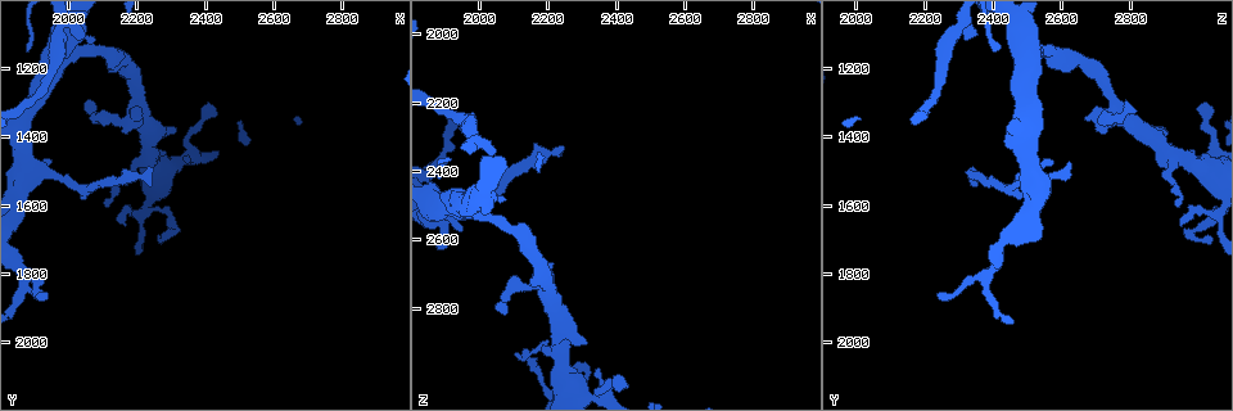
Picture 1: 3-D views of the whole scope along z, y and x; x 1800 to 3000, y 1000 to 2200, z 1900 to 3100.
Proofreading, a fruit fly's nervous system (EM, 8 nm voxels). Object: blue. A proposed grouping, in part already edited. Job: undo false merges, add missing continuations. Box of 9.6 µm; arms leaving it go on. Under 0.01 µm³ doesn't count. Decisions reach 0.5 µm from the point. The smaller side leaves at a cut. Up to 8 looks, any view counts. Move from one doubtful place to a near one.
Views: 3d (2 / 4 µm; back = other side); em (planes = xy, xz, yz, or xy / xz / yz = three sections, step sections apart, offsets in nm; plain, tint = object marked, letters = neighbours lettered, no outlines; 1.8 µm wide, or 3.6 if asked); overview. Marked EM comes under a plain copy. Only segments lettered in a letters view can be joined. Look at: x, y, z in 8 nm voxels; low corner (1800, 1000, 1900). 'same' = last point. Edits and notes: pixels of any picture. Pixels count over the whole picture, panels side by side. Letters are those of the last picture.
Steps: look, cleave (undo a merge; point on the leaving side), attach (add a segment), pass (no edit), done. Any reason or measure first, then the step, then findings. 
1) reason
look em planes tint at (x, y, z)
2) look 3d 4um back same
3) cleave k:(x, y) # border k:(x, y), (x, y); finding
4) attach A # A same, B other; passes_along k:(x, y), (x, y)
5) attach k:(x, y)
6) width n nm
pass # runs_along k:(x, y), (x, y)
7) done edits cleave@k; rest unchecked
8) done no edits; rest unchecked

stops while still wide
look 3d 2um at (2210, 1350, 2660)

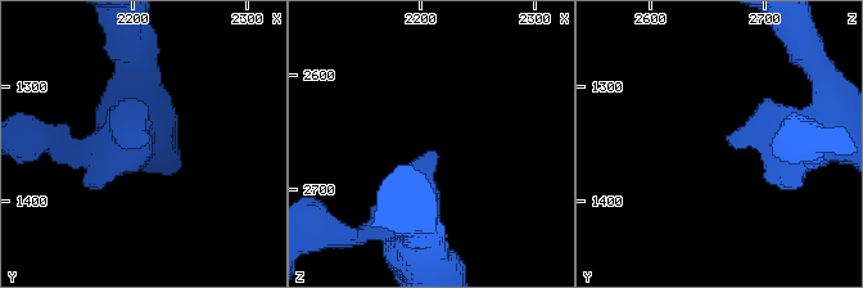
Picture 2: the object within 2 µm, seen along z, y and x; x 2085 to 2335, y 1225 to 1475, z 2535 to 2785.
need the tissue
look em xz step 4 letters at (2212, 1344, 2664)

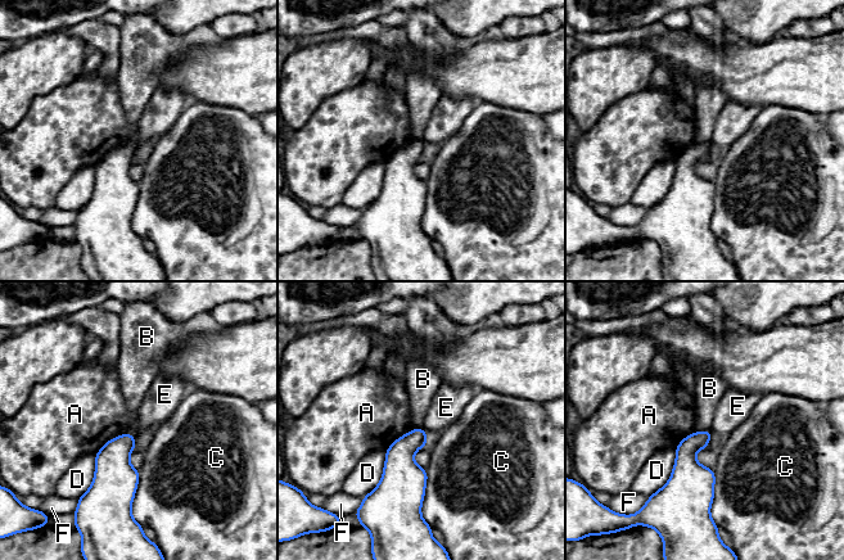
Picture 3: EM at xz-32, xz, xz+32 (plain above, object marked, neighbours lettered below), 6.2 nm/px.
another direction
look em yz step 8 letters same

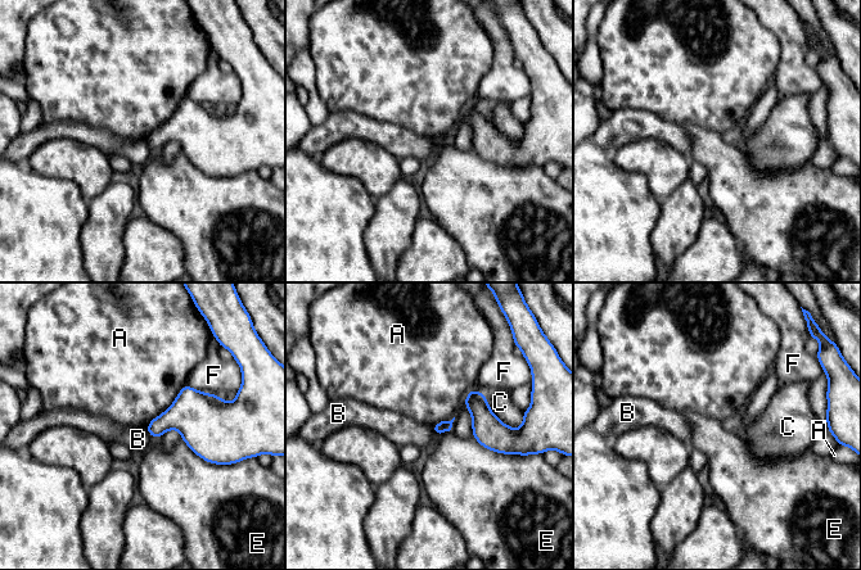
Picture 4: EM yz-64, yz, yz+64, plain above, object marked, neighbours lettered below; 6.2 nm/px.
pass # A other, B other, C other, E other, F other; border 4:(144, 428), (153, 439); no lettered segment goes on from it

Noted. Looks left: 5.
free end
look em planes letters at (2050, 1110, 2330)

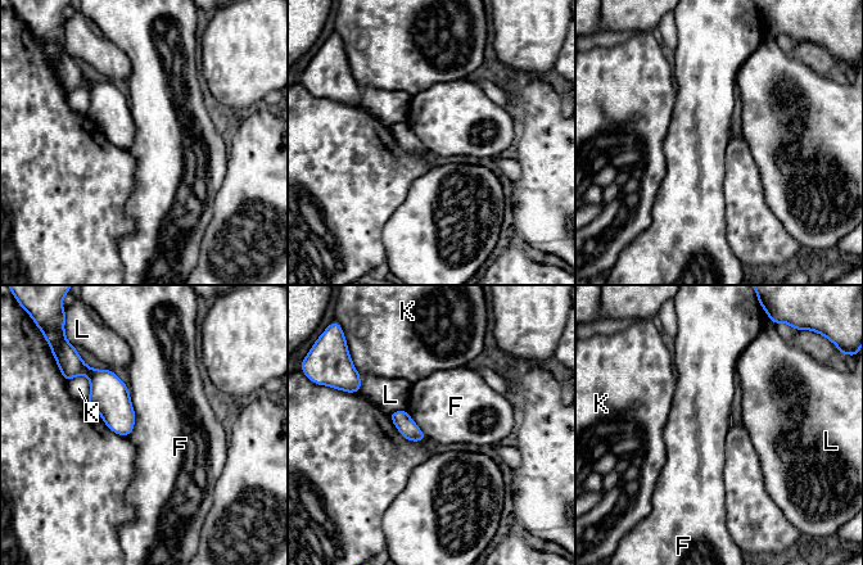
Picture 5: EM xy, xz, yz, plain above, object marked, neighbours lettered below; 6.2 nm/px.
pass # F other, K other, L other; border 5:(127, 387), (135, 415), (130, 435); no lettered segment goes on from it

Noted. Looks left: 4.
arms part here
look em planes letters at (2240, 1460, 2930)

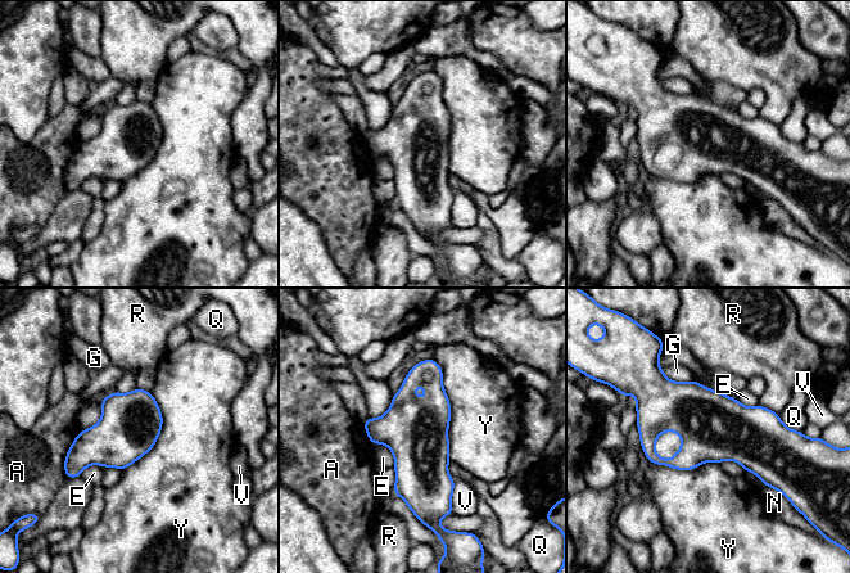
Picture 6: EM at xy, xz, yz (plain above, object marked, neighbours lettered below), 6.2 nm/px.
width 380 nm
pass # A other, E other, G other, N other, Q other, R other, V other, Y other; continuous, no second neuron

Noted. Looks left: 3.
done no edits; rest unchecked

